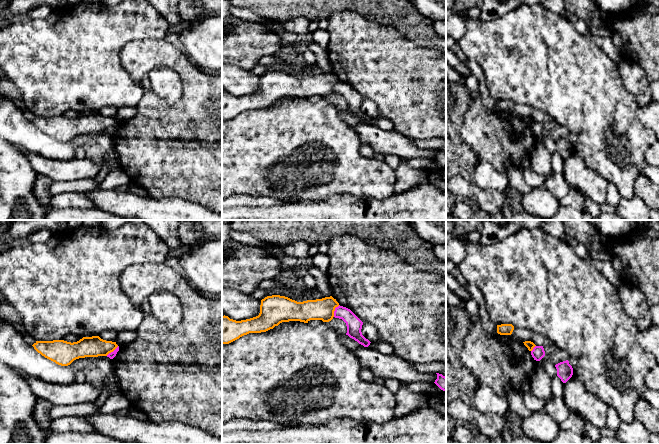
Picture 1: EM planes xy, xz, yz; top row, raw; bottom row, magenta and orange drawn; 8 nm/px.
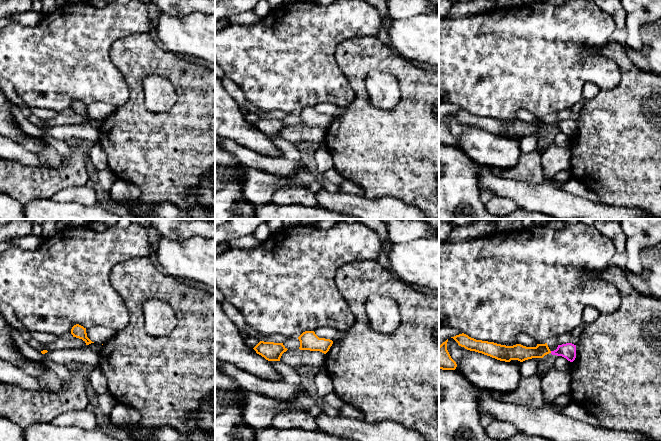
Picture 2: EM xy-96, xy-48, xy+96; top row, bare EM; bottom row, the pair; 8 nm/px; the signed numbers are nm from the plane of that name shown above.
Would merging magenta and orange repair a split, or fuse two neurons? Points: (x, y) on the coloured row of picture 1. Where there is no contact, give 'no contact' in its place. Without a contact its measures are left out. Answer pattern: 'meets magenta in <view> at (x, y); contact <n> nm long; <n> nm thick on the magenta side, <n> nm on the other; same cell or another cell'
meets magenta in xz at (335, 310); contact 110 nm long; 130 nm thick on the magenta side, 180 nm on the other; another cell

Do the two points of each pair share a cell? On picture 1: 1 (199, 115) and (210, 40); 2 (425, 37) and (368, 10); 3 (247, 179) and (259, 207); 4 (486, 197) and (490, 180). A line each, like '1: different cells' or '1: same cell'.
1: different cells
2: same cell
3: different cells
4: different cells

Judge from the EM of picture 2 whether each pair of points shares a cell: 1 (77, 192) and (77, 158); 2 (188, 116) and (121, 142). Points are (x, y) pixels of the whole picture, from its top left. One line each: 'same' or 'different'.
1: different
2: same

